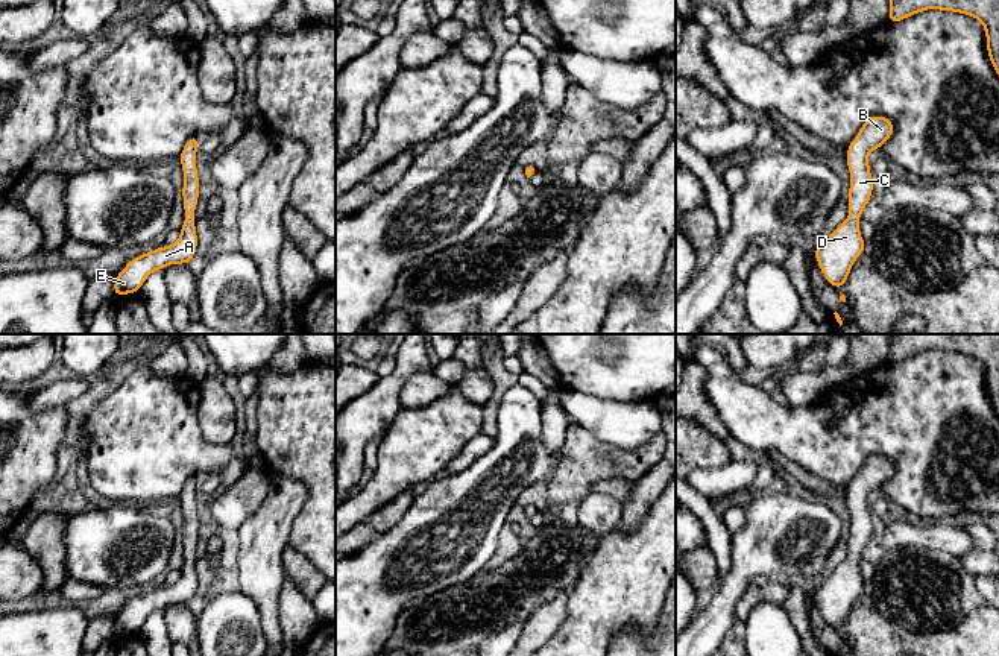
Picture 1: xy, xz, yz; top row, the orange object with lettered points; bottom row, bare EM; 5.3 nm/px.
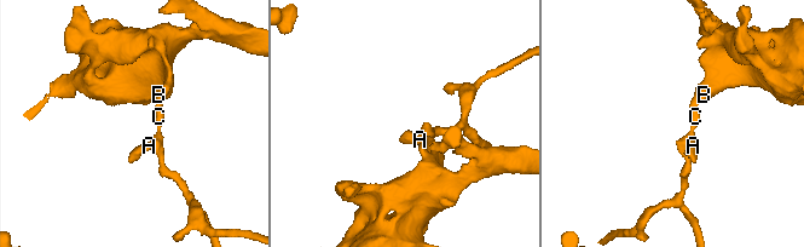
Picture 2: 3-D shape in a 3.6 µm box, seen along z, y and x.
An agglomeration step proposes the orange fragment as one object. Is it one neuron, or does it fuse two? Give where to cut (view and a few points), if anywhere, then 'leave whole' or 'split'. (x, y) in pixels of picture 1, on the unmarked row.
cut none; leave whole

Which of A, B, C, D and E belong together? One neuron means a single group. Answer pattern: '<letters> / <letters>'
A B C D E

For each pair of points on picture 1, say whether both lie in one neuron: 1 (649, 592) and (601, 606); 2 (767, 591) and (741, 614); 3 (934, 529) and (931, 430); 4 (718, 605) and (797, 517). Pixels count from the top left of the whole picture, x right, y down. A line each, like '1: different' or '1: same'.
1: same
2: same
3: different
4: same

